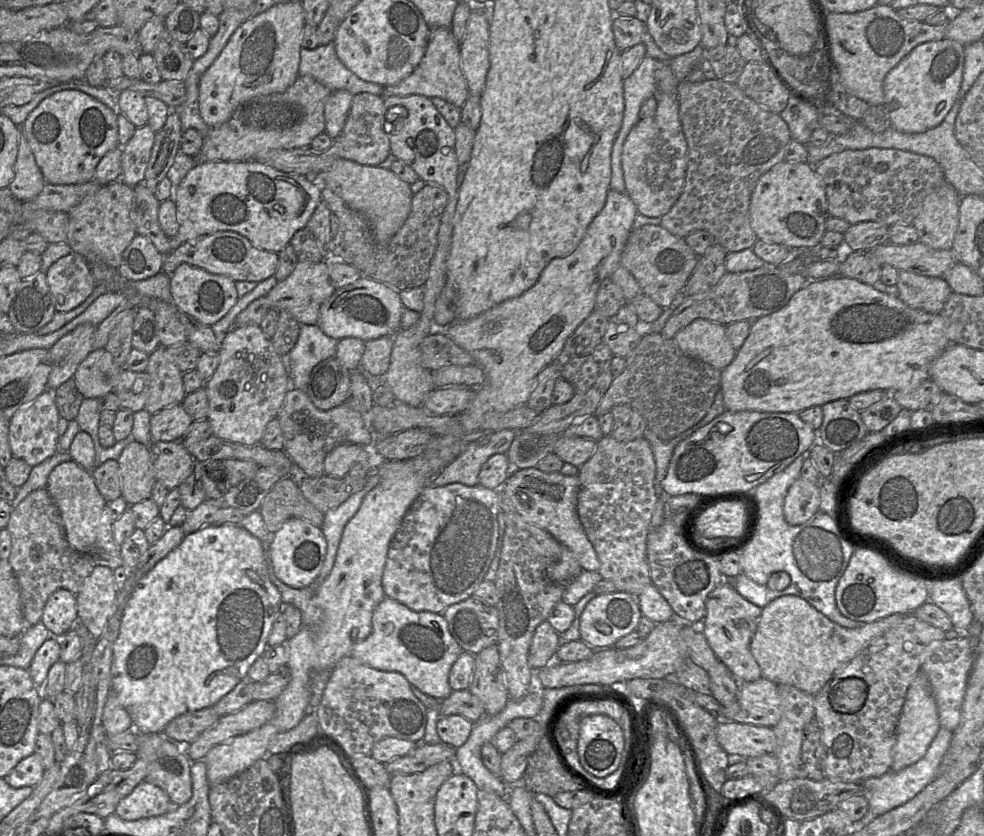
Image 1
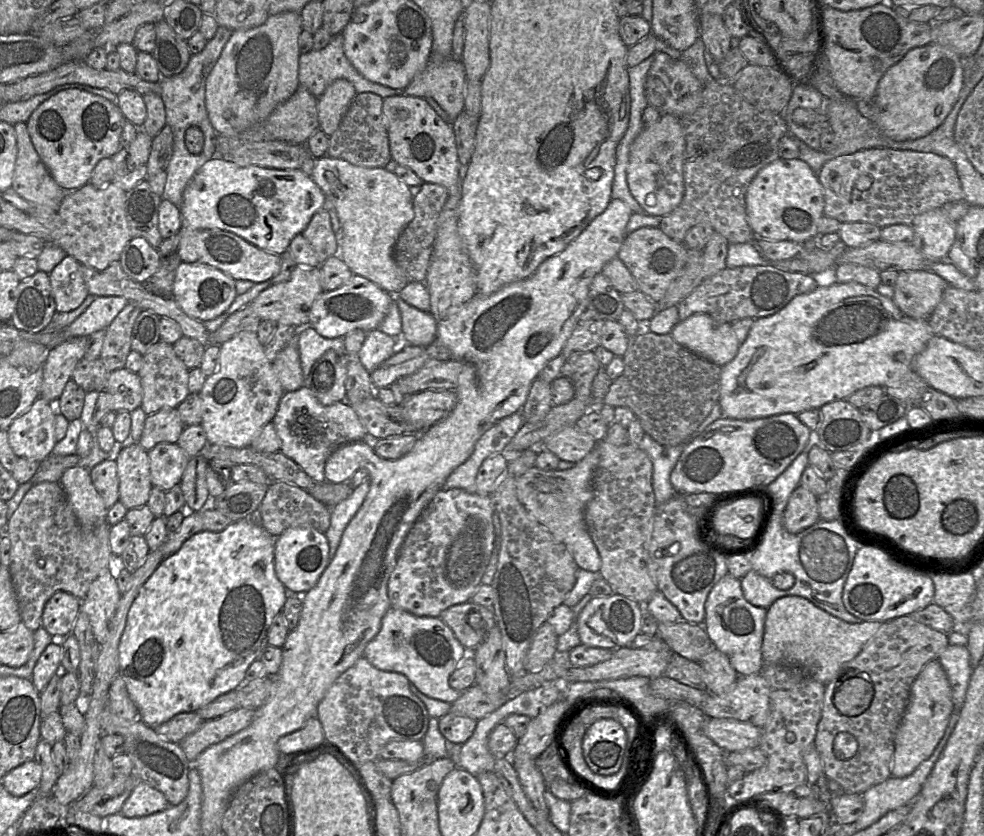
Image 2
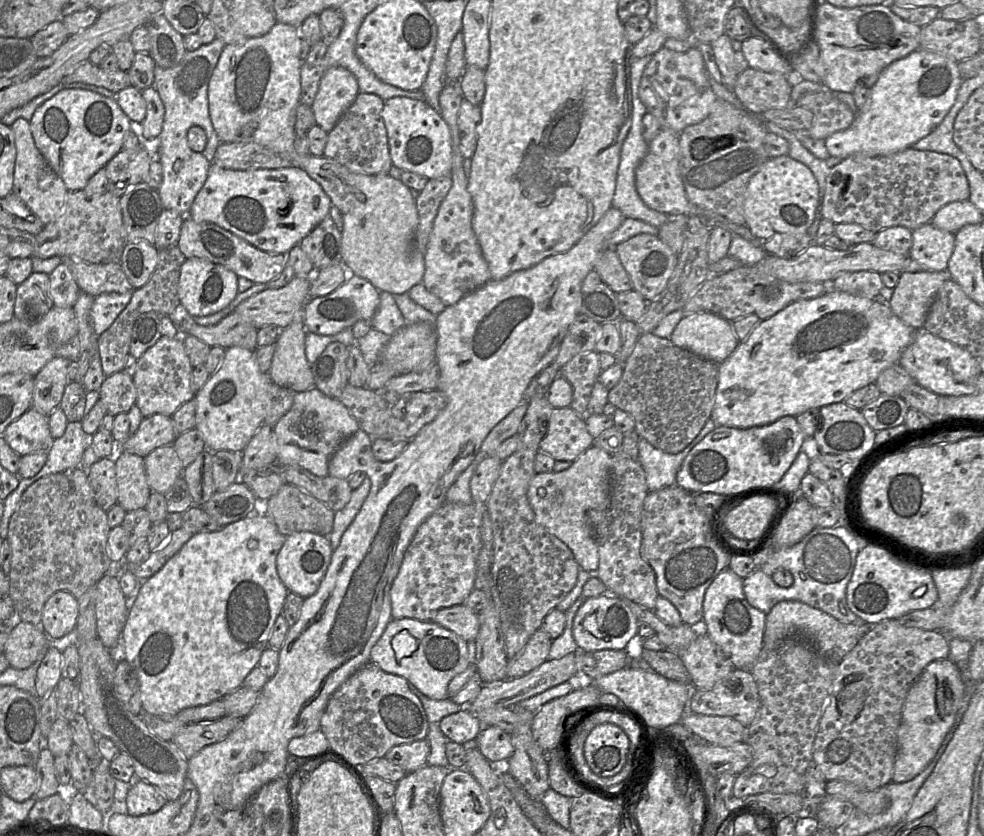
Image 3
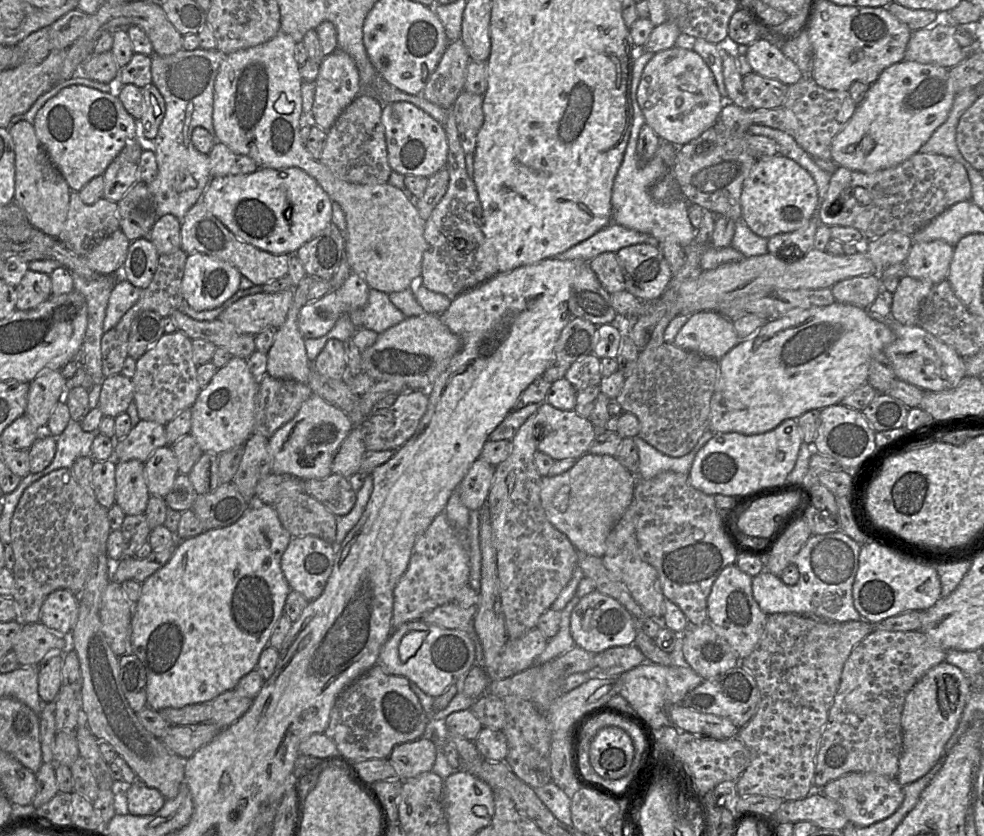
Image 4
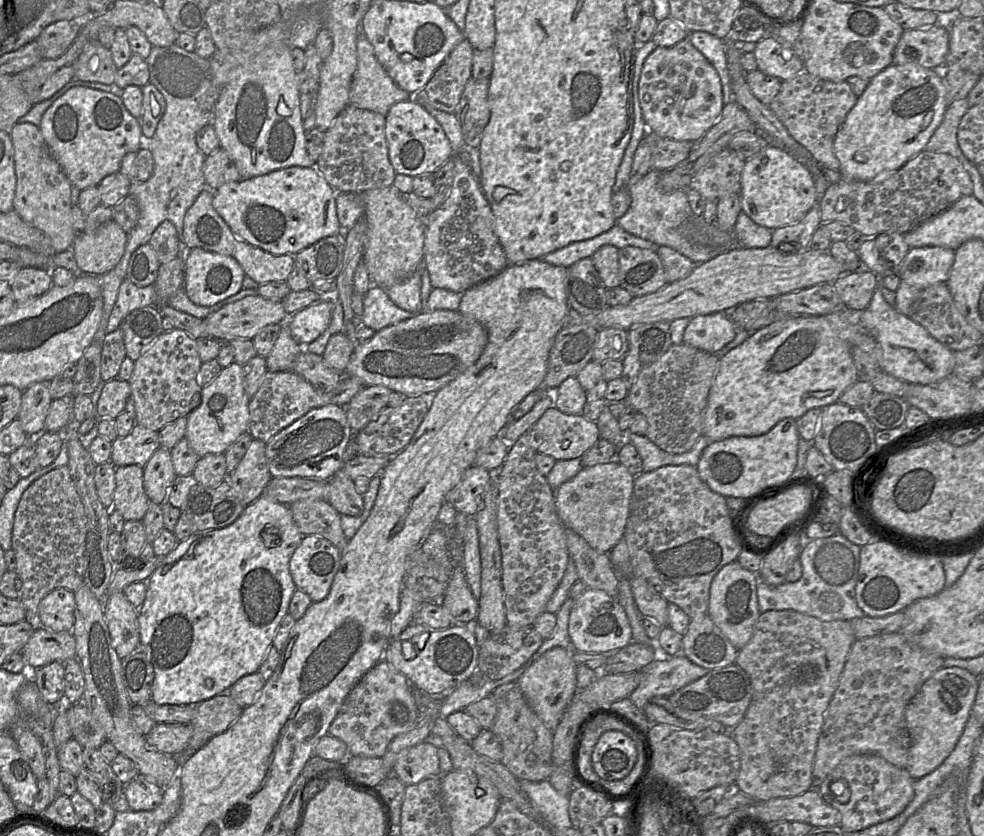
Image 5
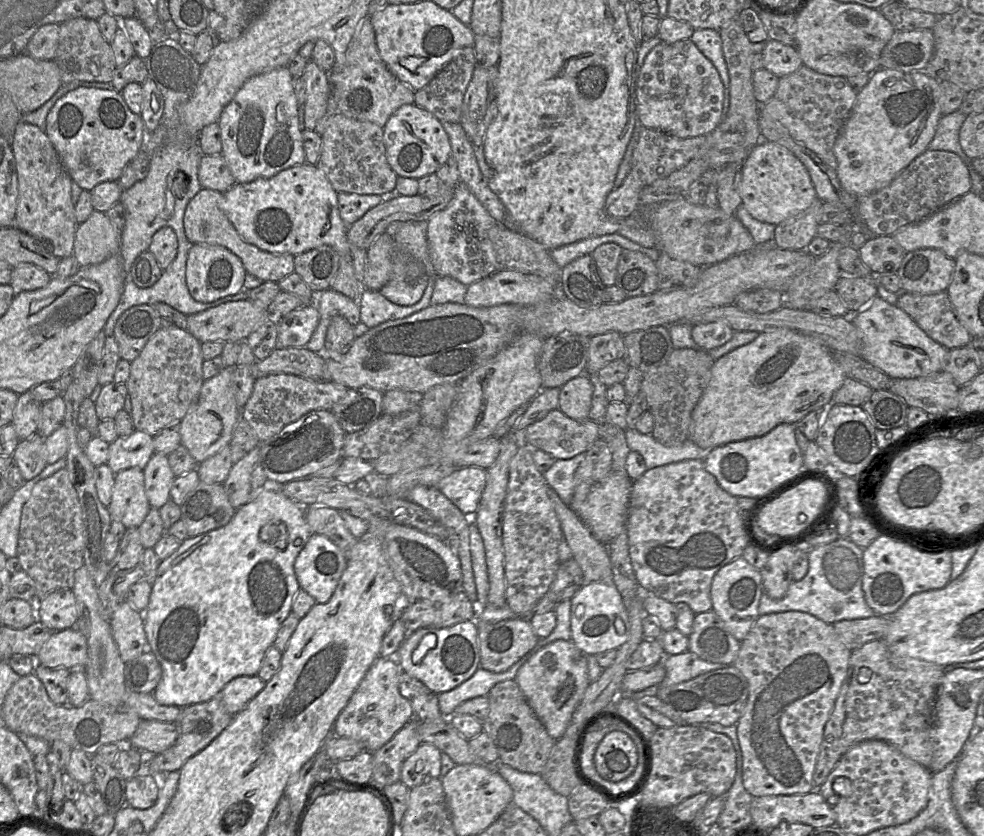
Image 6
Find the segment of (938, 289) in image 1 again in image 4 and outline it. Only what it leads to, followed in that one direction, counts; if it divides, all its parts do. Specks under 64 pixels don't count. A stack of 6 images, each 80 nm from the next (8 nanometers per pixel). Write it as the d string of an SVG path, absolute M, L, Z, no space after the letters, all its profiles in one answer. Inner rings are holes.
M908 275L900 278L897 290L894 292L891 305L892 316L905 325L917 325L920 304L928 295L934 283Z

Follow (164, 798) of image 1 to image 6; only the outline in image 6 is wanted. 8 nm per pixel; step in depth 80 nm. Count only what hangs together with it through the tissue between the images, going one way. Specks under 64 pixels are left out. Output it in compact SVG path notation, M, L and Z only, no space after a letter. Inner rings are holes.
M140 772L127 780L125 790L128 805L140 810L154 806L160 791L160 778L163 776Z

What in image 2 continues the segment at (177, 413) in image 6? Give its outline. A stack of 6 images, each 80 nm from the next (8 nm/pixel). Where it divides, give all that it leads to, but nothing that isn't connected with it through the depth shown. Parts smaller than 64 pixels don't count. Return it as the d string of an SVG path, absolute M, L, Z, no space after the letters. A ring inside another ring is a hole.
M162 340L154 344L143 355L143 364L137 374L143 388L142 410L151 415L163 408L177 408L190 394L188 389L189 371L185 363L176 355L173 344Z

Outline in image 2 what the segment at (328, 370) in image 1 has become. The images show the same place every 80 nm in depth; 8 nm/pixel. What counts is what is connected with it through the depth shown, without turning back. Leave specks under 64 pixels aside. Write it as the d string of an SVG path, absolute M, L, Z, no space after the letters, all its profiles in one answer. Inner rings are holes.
M335 350L326 351L305 377L305 385L323 405L346 399L348 356Z

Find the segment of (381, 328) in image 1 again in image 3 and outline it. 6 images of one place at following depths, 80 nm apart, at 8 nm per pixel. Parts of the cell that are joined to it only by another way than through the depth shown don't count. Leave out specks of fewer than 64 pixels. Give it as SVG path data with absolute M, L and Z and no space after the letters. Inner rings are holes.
M348 272L348 279L335 291L307 301L304 306L304 326L307 332L334 335L352 327L359 320L370 321L380 303L379 293L368 280Z

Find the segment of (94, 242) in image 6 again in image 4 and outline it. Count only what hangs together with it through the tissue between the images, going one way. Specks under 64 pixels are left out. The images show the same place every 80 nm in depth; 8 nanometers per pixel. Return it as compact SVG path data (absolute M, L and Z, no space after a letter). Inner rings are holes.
M118 229L95 244L84 258L99 275L120 275L129 245L129 239Z

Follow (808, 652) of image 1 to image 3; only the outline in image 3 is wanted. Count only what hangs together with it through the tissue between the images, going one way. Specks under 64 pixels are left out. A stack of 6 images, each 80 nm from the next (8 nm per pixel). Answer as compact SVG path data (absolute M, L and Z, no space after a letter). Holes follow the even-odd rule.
M784 600L774 605L766 614L764 644L796 638L808 643L830 663L839 663L869 631L870 626L873 625L865 622L843 623L826 612L801 601Z

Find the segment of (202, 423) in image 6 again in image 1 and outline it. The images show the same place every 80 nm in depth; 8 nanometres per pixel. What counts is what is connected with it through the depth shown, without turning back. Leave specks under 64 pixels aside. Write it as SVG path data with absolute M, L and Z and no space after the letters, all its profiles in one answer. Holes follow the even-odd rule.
M260 325L232 327L222 338L219 349L219 365L212 377L205 382L208 397L208 416L213 435L227 441L258 445L270 420L281 410L285 396L290 389L287 373L287 357L279 355L262 332Z

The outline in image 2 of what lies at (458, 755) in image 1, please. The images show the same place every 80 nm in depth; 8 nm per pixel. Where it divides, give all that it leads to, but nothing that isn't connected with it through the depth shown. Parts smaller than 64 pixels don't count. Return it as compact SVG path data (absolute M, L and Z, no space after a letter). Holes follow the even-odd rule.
M477 721L472 736L462 745L457 768L462 768L477 777L483 772L493 771L495 757L488 748L488 723Z

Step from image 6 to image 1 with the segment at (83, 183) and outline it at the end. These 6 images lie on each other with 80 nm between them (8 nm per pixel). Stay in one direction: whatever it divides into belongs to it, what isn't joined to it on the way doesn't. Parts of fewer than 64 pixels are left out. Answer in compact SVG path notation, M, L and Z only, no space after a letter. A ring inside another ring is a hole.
M63 90L44 99L27 117L23 132L47 184L75 185L94 180L96 166L118 144L117 113L95 98L77 90Z

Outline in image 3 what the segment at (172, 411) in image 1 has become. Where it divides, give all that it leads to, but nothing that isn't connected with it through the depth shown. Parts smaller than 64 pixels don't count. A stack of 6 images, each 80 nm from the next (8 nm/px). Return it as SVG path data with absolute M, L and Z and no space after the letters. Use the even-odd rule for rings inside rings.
M154 414L144 417L138 429L119 446L119 450L146 457L154 449L173 445L176 433L171 416Z

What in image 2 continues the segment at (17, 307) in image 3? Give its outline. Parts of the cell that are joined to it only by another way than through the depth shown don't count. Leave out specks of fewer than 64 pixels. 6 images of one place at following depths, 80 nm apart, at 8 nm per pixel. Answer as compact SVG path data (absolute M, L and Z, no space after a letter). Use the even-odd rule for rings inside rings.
M37 271L33 276L19 283L14 292L14 310L10 319L16 329L38 333L45 329L56 313L49 274Z

